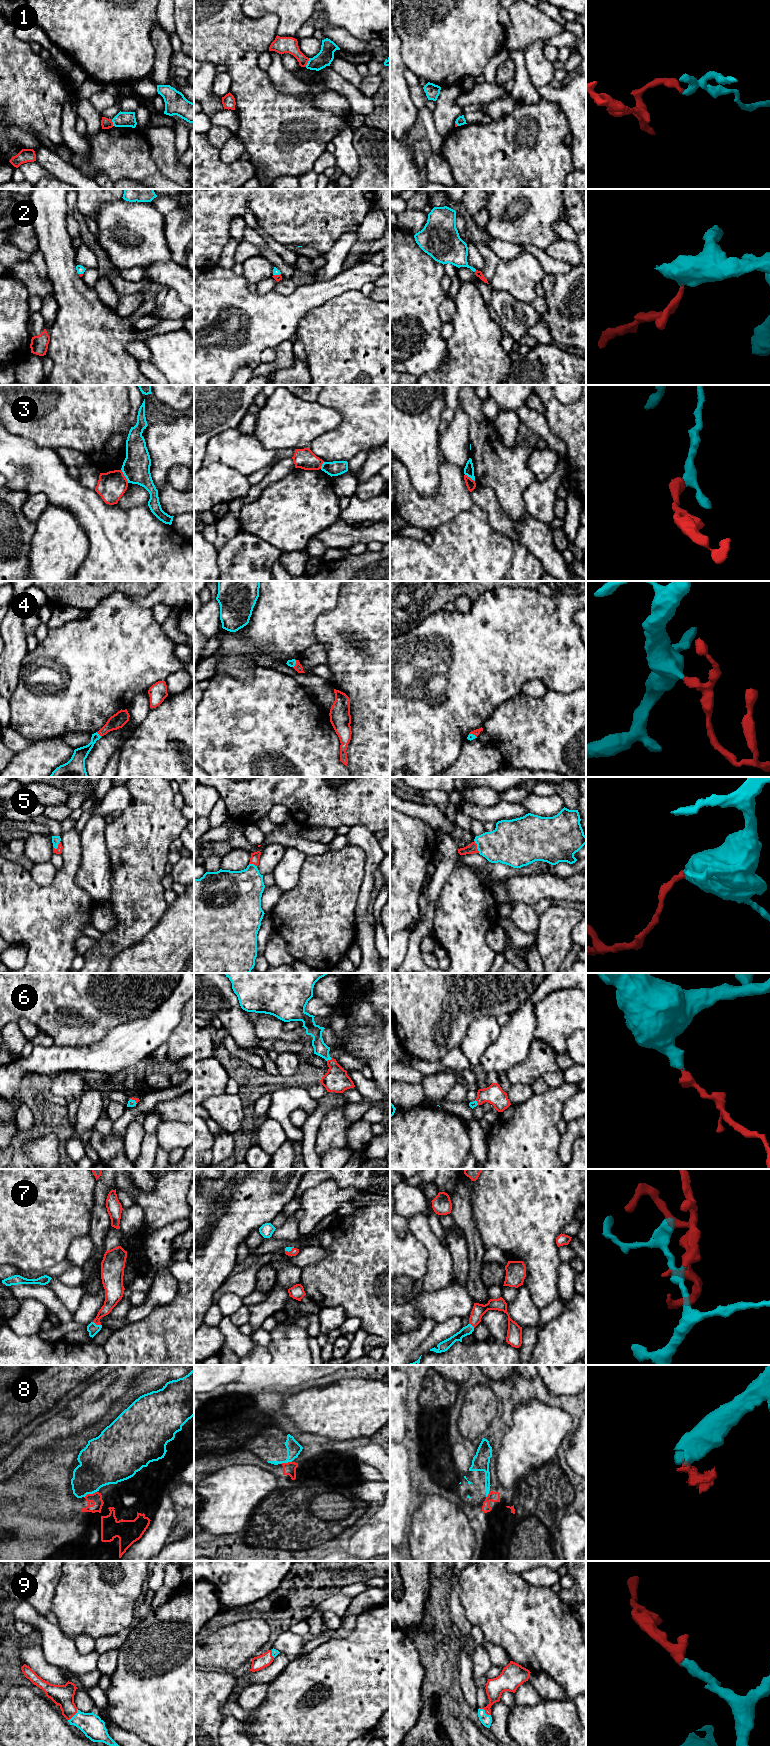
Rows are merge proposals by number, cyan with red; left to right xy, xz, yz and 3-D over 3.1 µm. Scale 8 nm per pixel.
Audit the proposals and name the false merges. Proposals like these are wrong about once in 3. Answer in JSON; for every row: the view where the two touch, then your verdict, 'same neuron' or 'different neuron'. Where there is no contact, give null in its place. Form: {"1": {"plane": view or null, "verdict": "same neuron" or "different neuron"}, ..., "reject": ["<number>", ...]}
{"1": {"plane": "xz", "verdict": "same neuron"}, "2": {"plane": "xz", "verdict": "same neuron"}, "3": {"plane": "xy", "verdict": "different neuron"}, "4": {"plane": "xy", "verdict": "same neuron"}, "5": {"plane": "yz", "verdict": "same neuron"}, "6": {"plane": "xz", "verdict": "same neuron"}, "7": {"plane": "xy", "verdict": "same neuron"}, "8": {"plane": "xy", "verdict": "different neuron"}, "9": {"plane": "yz", "verdict": "same neuron"}, "reject": ["3", "8"]}

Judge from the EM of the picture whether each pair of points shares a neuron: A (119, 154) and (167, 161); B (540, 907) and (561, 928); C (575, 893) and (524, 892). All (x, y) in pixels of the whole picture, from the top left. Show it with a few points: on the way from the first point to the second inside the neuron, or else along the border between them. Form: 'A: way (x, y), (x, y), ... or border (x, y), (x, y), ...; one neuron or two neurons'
A: border (145, 137), (156, 167), (167, 178); two neurons
B: border (552, 905), (539, 916); two neurons
C: way (562, 889), (537, 889); one neuron

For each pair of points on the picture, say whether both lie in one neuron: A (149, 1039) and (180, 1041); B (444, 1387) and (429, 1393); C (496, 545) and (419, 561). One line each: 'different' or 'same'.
A: different
B: same
C: same

